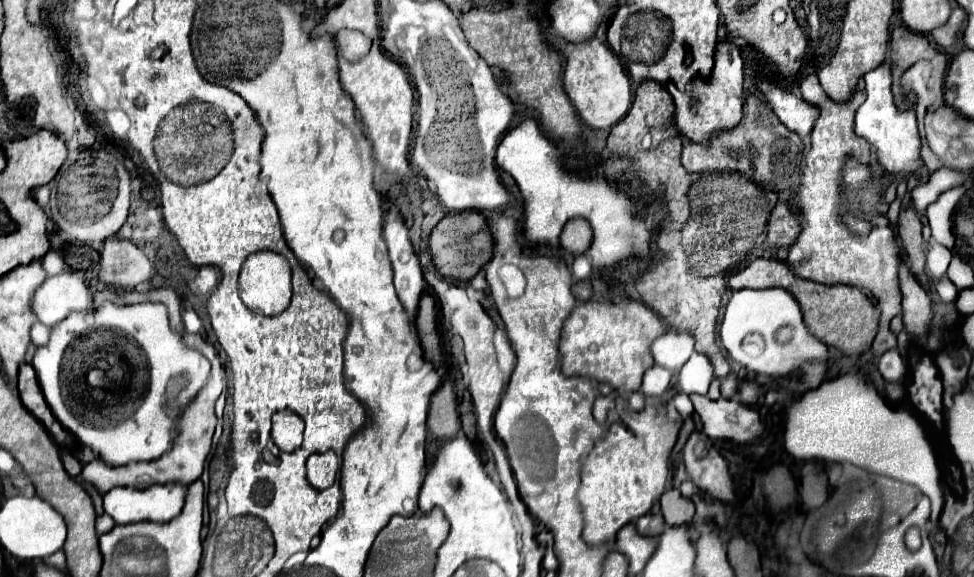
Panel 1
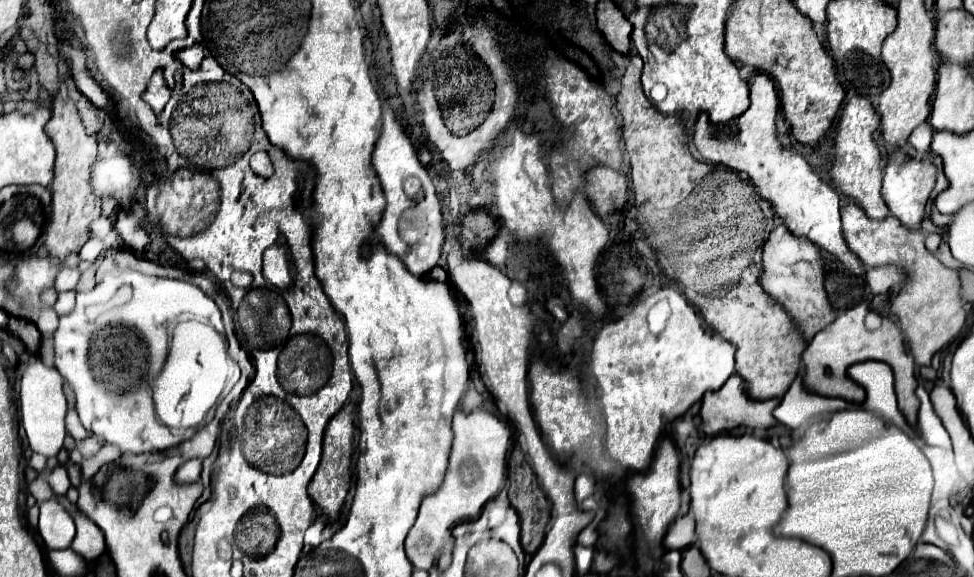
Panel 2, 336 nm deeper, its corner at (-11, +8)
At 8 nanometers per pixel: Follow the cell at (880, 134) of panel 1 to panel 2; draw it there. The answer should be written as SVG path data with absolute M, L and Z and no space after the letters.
M903 148L889 152L887 164L883 170L881 196L883 196L889 212L893 216L897 216L901 220L901 224L905 224L907 228L919 228L921 226L921 220L925 214L925 204L927 204L929 194L935 186L935 176L937 176L937 170L935 170L933 162L929 162L929 160L919 162L917 158L911 158Z

